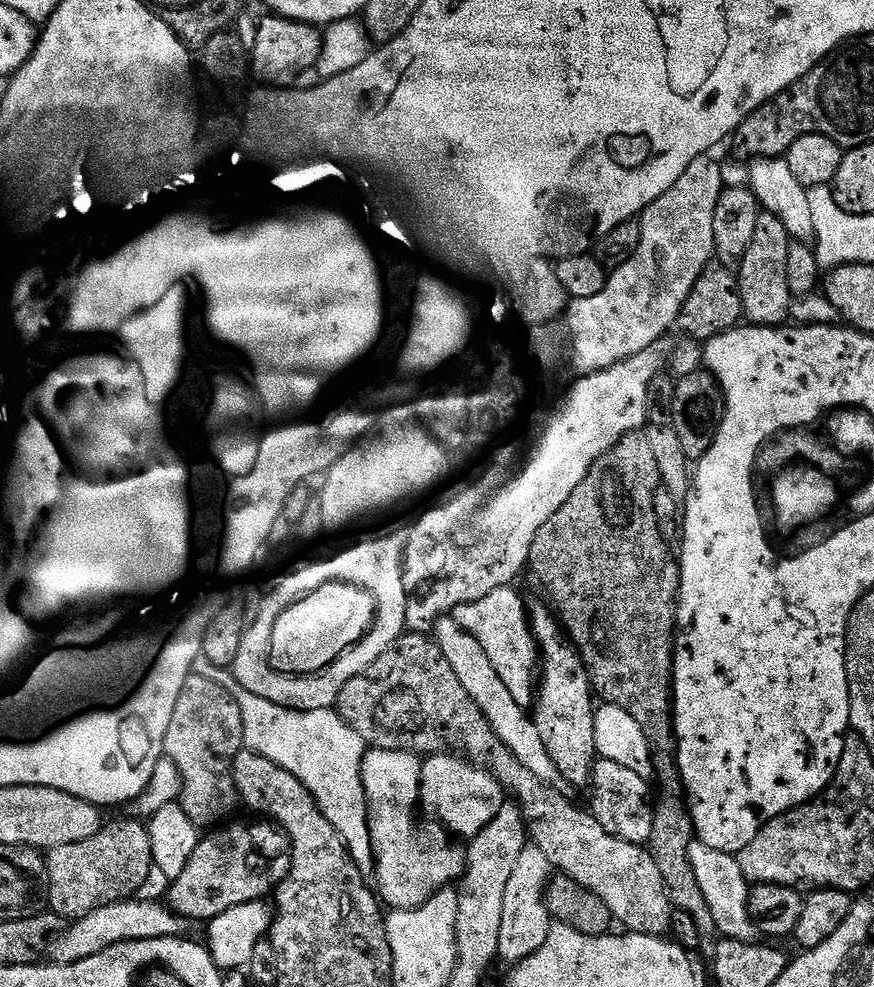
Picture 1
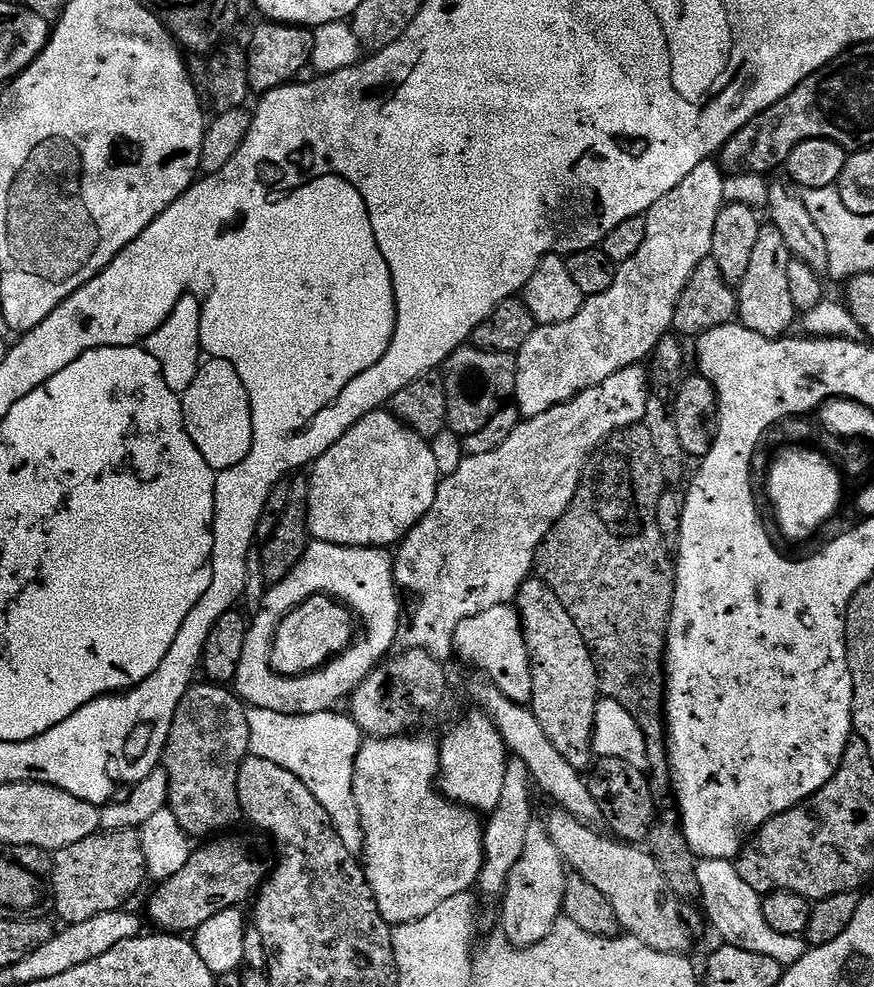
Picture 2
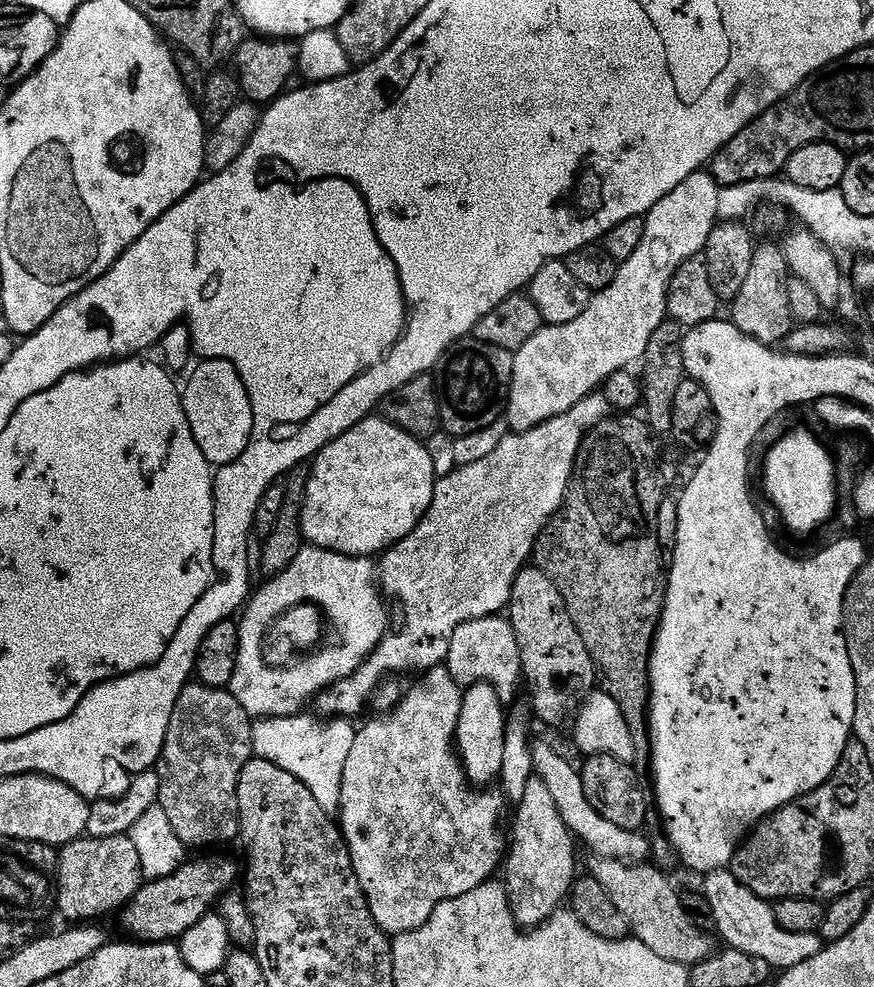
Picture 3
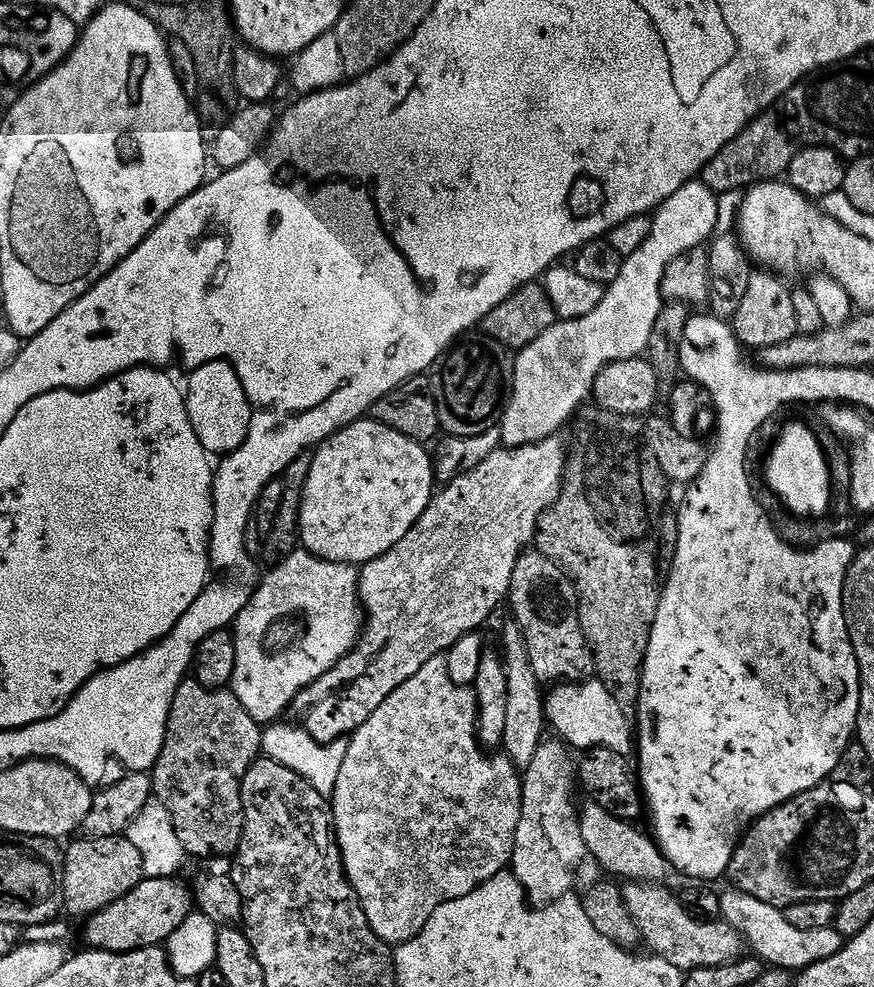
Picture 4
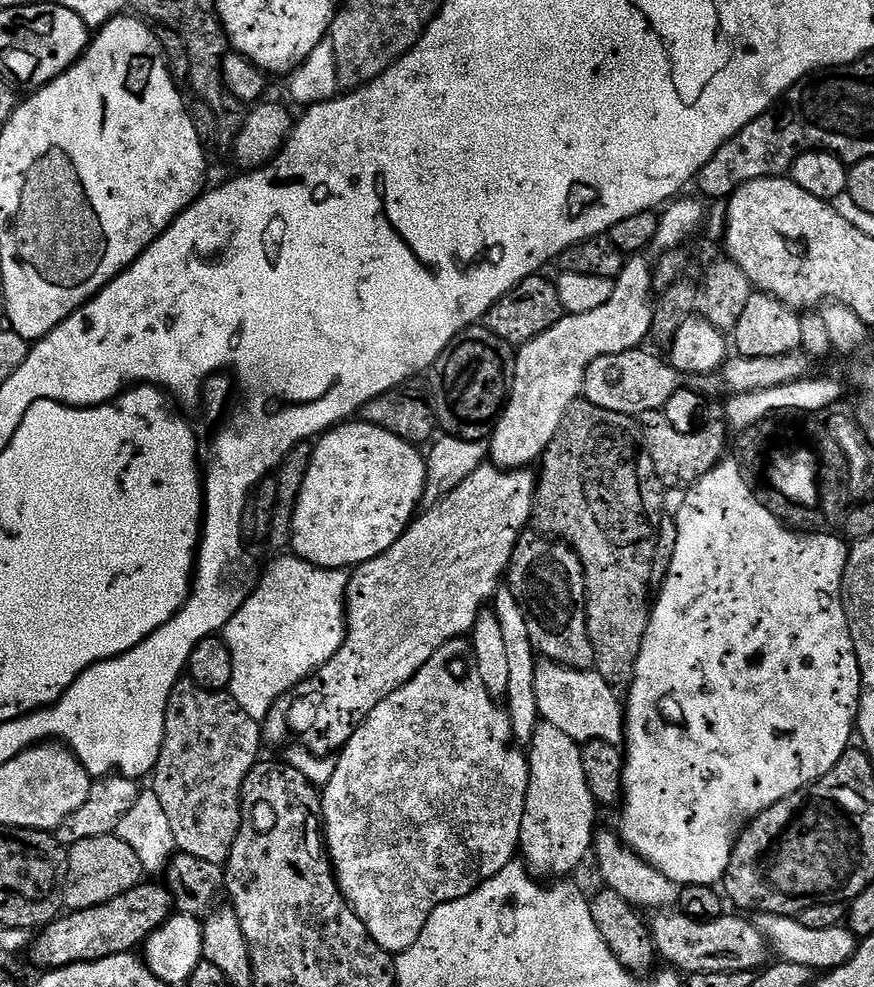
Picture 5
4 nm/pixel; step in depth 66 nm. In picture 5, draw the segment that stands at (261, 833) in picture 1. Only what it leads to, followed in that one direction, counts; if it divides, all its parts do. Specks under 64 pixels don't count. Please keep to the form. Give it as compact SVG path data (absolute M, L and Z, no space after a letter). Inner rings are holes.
M141 882L126 890L126 894L110 898L110 902L102 902L102 906L61 915L33 939L30 945L33 962L41 964L41 969L51 970L112 955L135 953L150 934L154 934L154 930L162 927L173 915L172 895L167 887L159 886Z

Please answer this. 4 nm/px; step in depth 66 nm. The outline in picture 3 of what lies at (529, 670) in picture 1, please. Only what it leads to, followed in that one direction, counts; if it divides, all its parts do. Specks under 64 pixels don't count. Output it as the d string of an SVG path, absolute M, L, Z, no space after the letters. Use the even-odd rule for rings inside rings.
M503 615L478 618L474 622L458 626L458 630L454 630L454 638L450 638L446 667L450 678L454 678L454 682L462 690L477 682L490 684L498 690L505 706L515 705L518 700L516 695L519 692L521 695L524 667L520 661L518 638L512 624Z

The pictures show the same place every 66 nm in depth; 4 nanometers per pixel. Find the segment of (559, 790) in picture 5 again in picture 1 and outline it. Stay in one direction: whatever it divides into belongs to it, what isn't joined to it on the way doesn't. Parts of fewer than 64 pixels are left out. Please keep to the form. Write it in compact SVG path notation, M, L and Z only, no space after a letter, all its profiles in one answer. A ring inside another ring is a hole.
M529 846L522 850L522 858L518 858L514 871L510 874L510 883L506 886L506 899L502 901L502 931L498 934L499 959L505 960L508 966L521 964L526 958L530 958L530 954L542 950L550 934L554 921L548 911L548 886L553 875L552 863L546 858L546 854L542 854L540 848Z

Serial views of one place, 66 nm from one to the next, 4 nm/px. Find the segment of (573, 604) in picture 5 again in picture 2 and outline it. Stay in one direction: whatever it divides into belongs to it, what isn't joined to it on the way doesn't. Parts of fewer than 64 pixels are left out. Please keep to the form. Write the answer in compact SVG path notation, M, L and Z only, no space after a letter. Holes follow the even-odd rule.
M529 578L518 590L514 601L520 615L526 650L532 667L532 699L530 707L538 726L550 738L554 750L579 770L591 769L594 763L592 731L596 705L602 699L596 663L585 646L582 634L574 626L566 606L558 602L558 594L538 578Z

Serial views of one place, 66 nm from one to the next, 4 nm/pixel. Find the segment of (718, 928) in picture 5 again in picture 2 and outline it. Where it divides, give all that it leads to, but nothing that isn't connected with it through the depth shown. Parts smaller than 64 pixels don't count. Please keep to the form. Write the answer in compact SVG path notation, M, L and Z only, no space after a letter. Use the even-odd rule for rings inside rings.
M552 810L546 819L546 827L554 846L558 846L558 854L562 854L565 865L575 875L580 876L590 886L598 886L598 891L606 894L610 906L614 906L614 914L618 914L618 922L621 929L632 939L650 946L650 950L658 950L662 954L674 954L679 956L687 953L688 947L694 944L692 935L686 930L680 913L682 901L679 896L670 890L666 878L662 878L662 870L656 868L654 858L643 847L627 842L621 842L615 838L603 836L595 832L595 827L589 826L585 821L563 810Z

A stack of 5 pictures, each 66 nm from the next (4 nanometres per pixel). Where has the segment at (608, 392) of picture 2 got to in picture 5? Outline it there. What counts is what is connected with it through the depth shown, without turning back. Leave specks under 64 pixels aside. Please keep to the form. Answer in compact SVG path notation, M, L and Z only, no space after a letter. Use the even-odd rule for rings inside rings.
M486 462L474 470L458 490L427 509L423 513L425 516L417 515L390 550L370 562L356 565L348 577L348 592L344 595L346 631L338 654L330 657L298 687L278 698L262 722L263 739L285 746L295 742L315 756L331 757L339 753L382 698L394 694L394 690L412 680L444 644L467 637L478 614L485 611L487 604L484 603L487 600L489 603L496 589L501 587L516 543L529 527L537 483L535 471L505 470Z

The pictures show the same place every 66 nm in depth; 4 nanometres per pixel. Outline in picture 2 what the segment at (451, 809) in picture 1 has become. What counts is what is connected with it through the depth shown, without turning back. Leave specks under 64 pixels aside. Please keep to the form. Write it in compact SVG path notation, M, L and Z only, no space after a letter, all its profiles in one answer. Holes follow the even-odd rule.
M483 710L468 712L452 728L452 733L445 740L439 741L440 775L438 788L447 800L461 804L463 808L471 808L477 814L491 814L502 798L502 785L506 782L506 766L510 759L508 747L504 745L502 734L496 728L496 723Z

